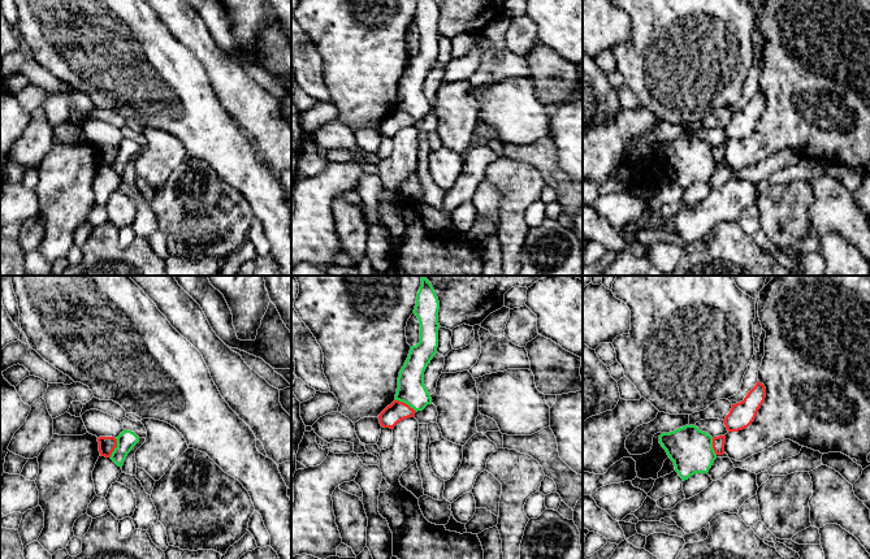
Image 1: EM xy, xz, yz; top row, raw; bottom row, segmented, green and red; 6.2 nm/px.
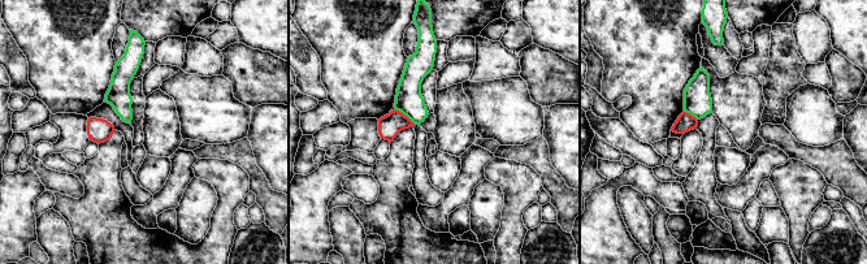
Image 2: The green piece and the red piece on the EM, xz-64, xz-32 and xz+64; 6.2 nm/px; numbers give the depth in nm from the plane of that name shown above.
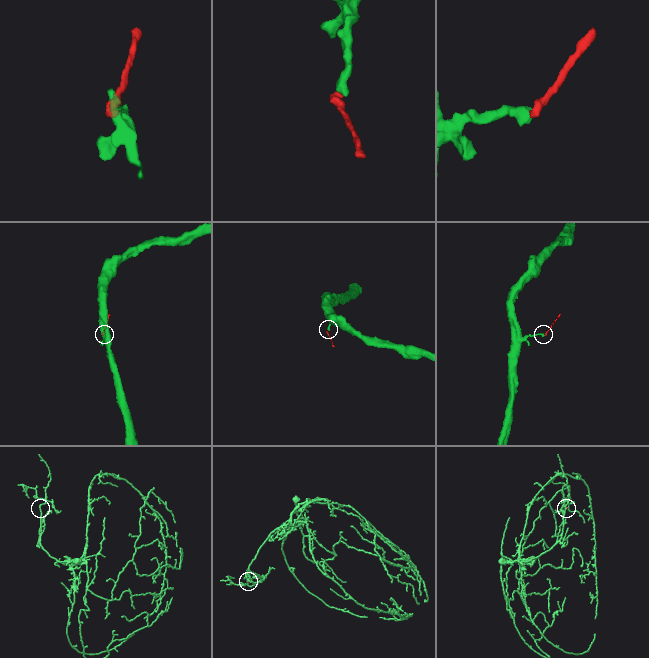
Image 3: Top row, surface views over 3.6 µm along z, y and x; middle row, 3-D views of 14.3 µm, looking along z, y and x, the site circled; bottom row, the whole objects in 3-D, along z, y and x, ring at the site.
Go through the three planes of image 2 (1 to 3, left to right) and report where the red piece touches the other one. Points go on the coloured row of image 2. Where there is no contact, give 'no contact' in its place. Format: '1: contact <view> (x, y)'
1: no contact
2: contact xz-32 (406, 115)
3: contact xz+64 (690, 113)

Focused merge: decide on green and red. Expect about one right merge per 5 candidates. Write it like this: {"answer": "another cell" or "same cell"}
{"answer": "another cell"}

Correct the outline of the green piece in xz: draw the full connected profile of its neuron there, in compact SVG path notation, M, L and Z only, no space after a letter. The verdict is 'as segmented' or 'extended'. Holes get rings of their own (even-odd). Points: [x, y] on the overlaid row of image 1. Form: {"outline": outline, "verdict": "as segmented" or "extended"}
{"outline": "M421 277L414 313L420 322L420 342L412 346L398 377L395 400L403 402L416 412L432 403L424 385L424 372L437 354L440 302L432 283Z", "verdict": "as segmented"}

